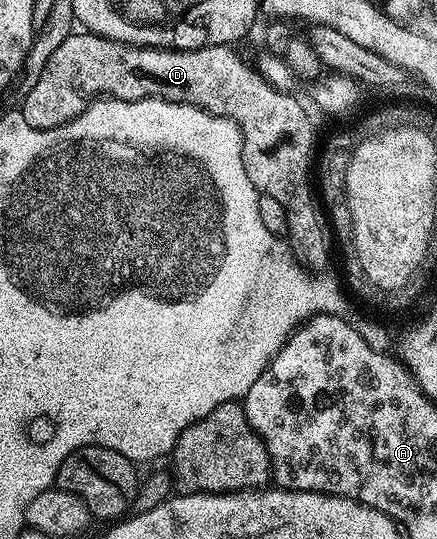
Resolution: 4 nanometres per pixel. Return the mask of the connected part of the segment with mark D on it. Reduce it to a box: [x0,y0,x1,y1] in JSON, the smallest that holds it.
[20,33,332,265]

